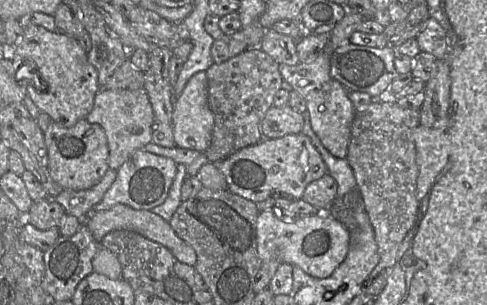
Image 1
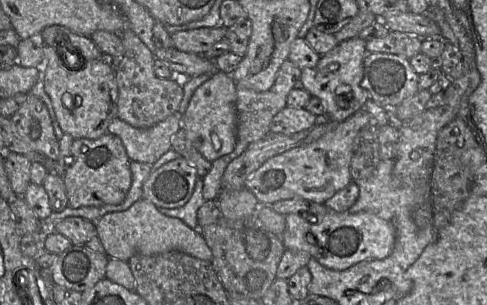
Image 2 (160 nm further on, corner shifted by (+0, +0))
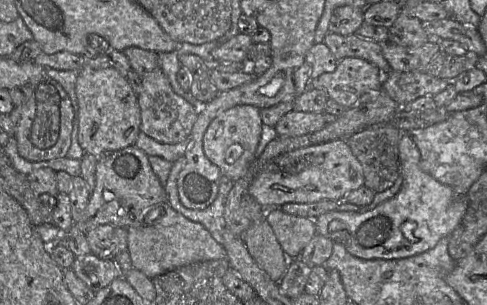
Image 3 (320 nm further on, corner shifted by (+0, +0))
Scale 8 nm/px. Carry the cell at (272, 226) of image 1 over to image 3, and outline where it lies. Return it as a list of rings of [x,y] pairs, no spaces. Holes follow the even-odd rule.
[[[408,134],[402,136],[399,145],[399,161],[402,186],[392,198],[381,202],[365,212],[330,211],[314,219],[317,235],[327,237],[344,246],[346,251],[364,260],[402,260],[426,252],[449,235],[460,225],[468,203],[465,196],[455,194],[449,186],[438,182],[420,167],[421,154]]]

